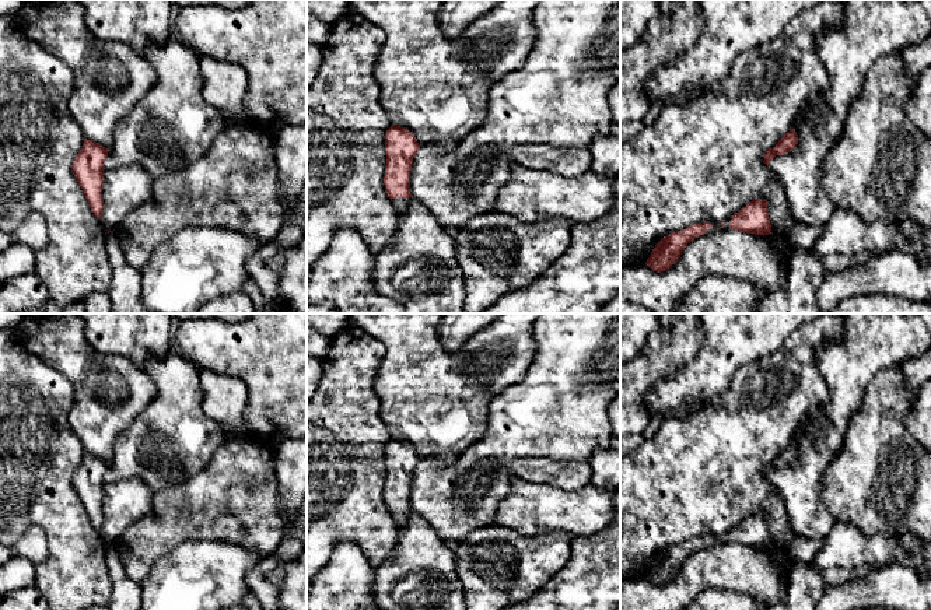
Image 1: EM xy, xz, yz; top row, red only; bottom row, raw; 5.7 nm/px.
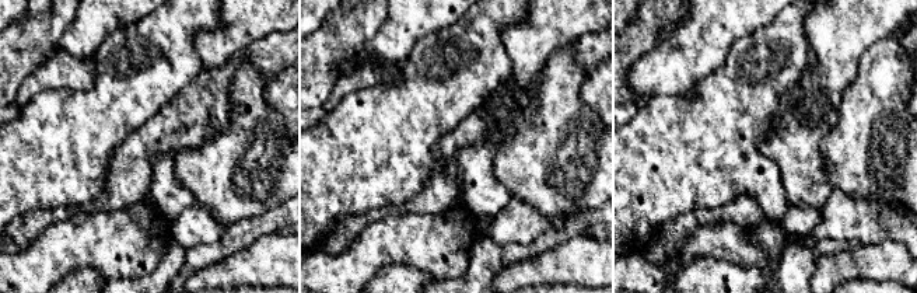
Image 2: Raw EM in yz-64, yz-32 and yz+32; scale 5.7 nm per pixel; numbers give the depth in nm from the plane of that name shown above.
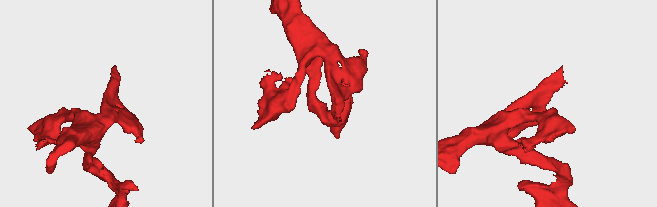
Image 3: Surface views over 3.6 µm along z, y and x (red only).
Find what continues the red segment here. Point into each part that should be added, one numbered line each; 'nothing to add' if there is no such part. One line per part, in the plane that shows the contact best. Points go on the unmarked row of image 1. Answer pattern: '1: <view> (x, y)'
1: xz (399, 516)

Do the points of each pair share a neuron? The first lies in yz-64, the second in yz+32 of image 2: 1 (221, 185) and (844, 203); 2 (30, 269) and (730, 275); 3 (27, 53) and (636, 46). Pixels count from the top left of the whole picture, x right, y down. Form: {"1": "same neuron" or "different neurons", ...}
{"1": "different neurons", "2": "different neurons", "3": "same neuron"}

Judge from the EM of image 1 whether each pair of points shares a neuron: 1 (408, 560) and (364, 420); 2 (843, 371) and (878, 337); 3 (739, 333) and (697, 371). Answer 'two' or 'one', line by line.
1: two
2: one
3: one

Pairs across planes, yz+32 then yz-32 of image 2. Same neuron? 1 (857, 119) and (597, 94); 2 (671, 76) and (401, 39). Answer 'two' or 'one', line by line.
1: two
2: one

